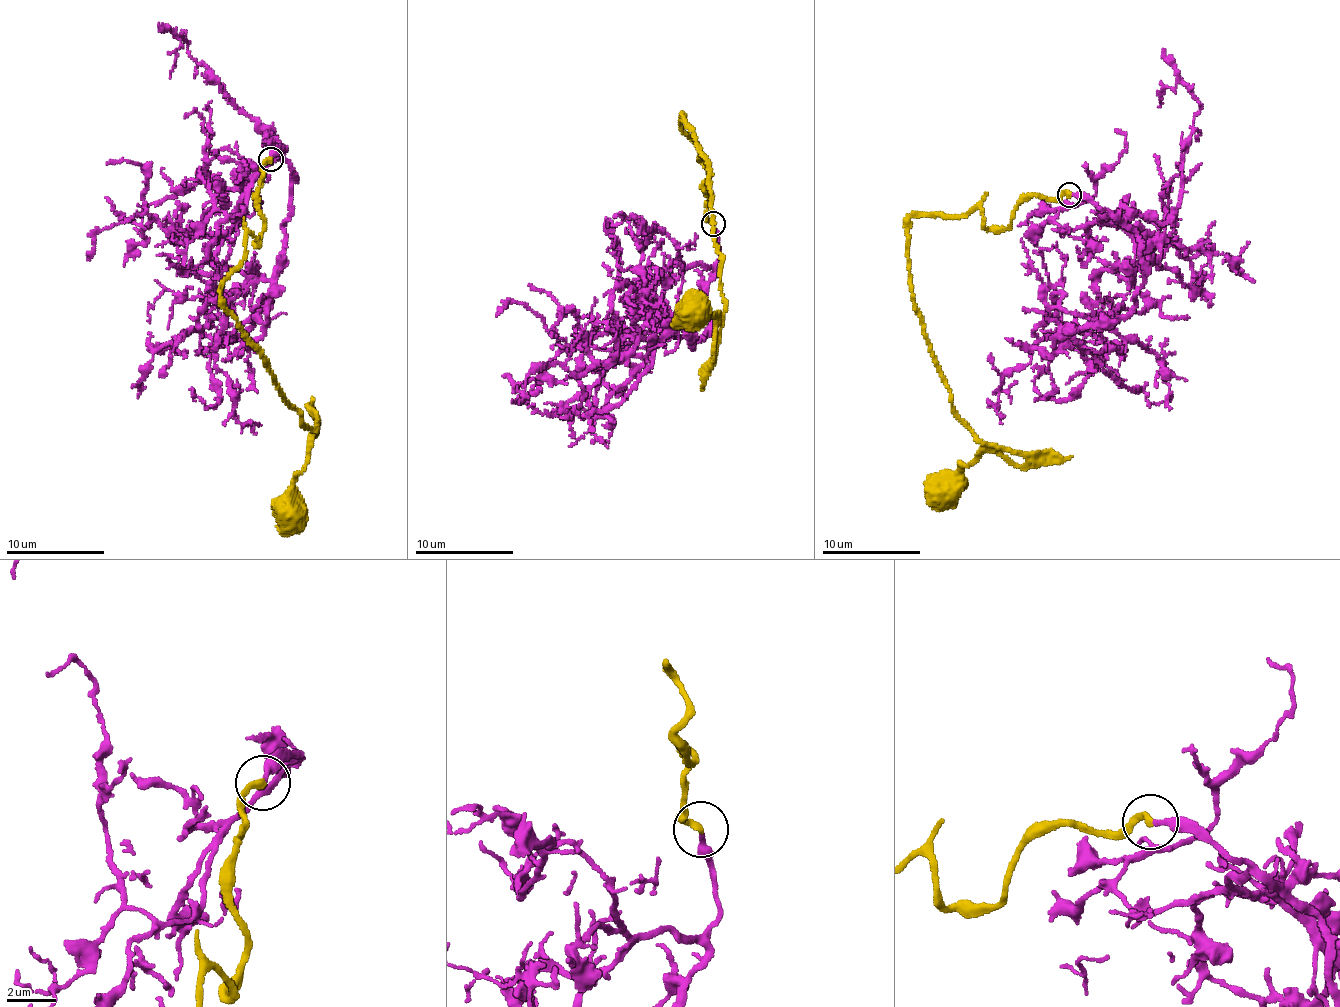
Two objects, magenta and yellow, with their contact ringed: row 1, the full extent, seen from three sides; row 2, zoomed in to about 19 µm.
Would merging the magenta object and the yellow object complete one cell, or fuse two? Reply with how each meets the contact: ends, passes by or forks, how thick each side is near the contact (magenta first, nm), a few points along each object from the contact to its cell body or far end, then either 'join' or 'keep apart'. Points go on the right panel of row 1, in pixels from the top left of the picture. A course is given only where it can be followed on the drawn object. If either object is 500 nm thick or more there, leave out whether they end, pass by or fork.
magenta ends | yellow ends | 280/260 nm | magenta via (1069, 195), (1136, 234), (1135, 307), (1075, 334), (1084, 358), (1121, 347), (1103, 364), (1121, 388) | yellow via (1069, 195), (1032, 195), (1006, 227), (978, 208), (908, 220), (922, 333), (952, 408), (996, 448), (933, 491) | join

